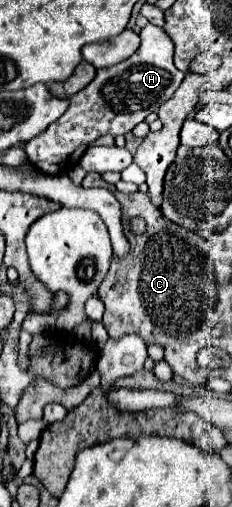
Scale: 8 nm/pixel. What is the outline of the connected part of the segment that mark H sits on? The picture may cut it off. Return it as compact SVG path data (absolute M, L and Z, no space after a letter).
M148 23L140 31L140 39L142 43L134 55L118 65L98 69L92 83L88 83L84 91L72 95L68 111L42 135L30 139L24 145L28 161L38 171L44 171L46 175L60 175L70 171L74 165L78 165L80 157L92 141L106 133L114 137L130 133L134 125L144 121L152 111L158 111L158 107L174 95L184 79L184 73L174 67L172 39L162 27L156 27L152 23Z

